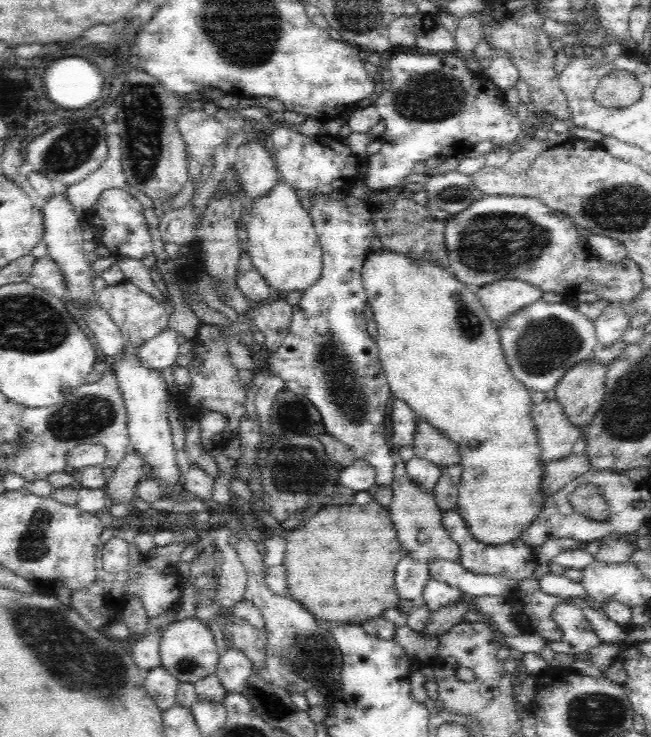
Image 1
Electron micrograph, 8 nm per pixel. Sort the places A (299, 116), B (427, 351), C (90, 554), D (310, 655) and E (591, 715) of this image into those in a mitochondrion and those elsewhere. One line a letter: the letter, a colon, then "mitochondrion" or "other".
A: other
B: other
C: other
D: mitochondrion
E: mitochondrion

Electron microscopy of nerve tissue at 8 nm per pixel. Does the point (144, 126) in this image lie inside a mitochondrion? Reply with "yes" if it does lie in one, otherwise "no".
yes

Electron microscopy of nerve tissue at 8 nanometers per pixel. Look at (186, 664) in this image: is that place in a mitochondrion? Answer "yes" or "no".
yes

